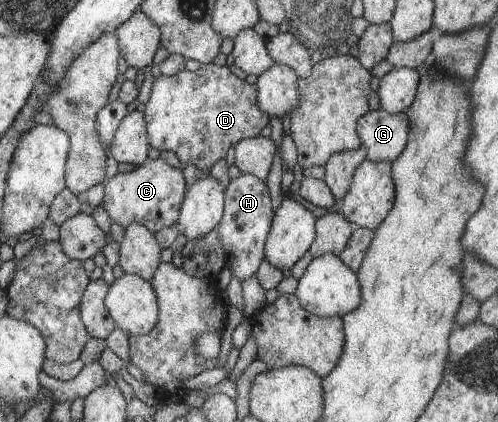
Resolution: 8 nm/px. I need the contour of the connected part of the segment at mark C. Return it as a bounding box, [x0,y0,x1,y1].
[102,159,185,233]

